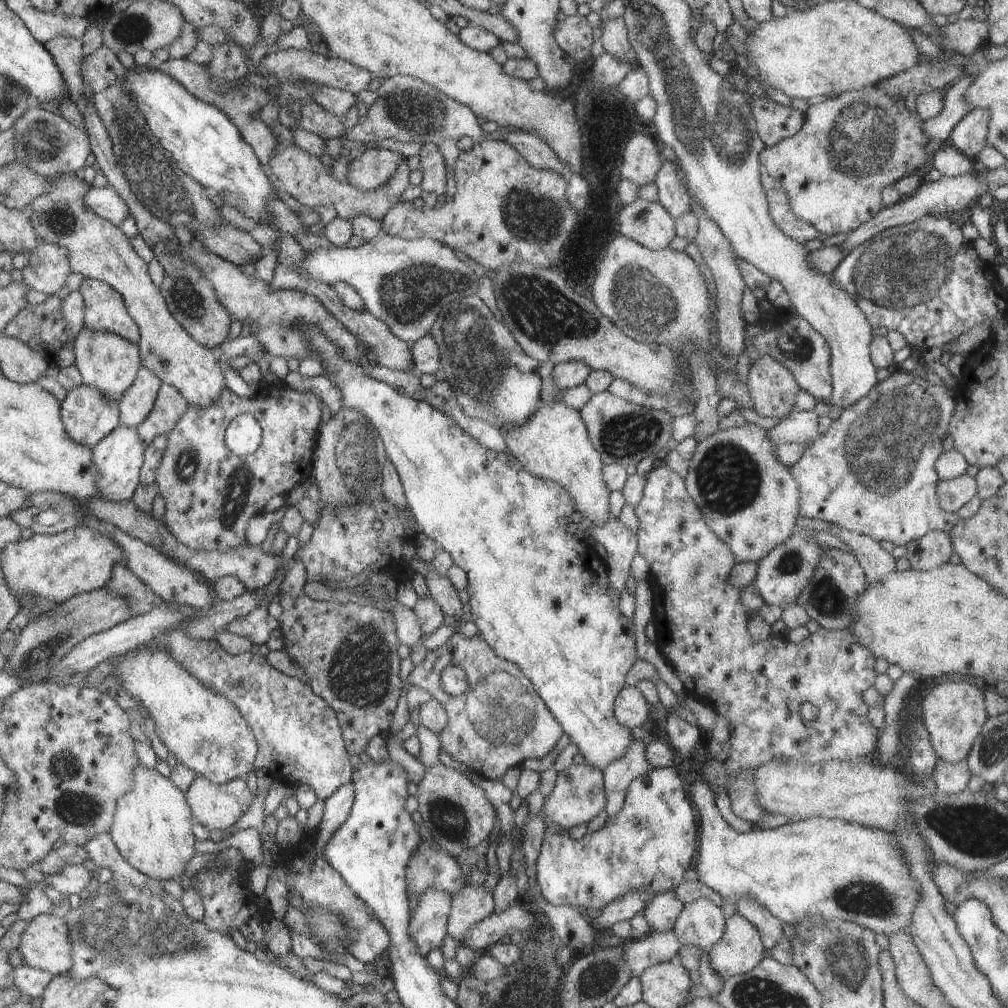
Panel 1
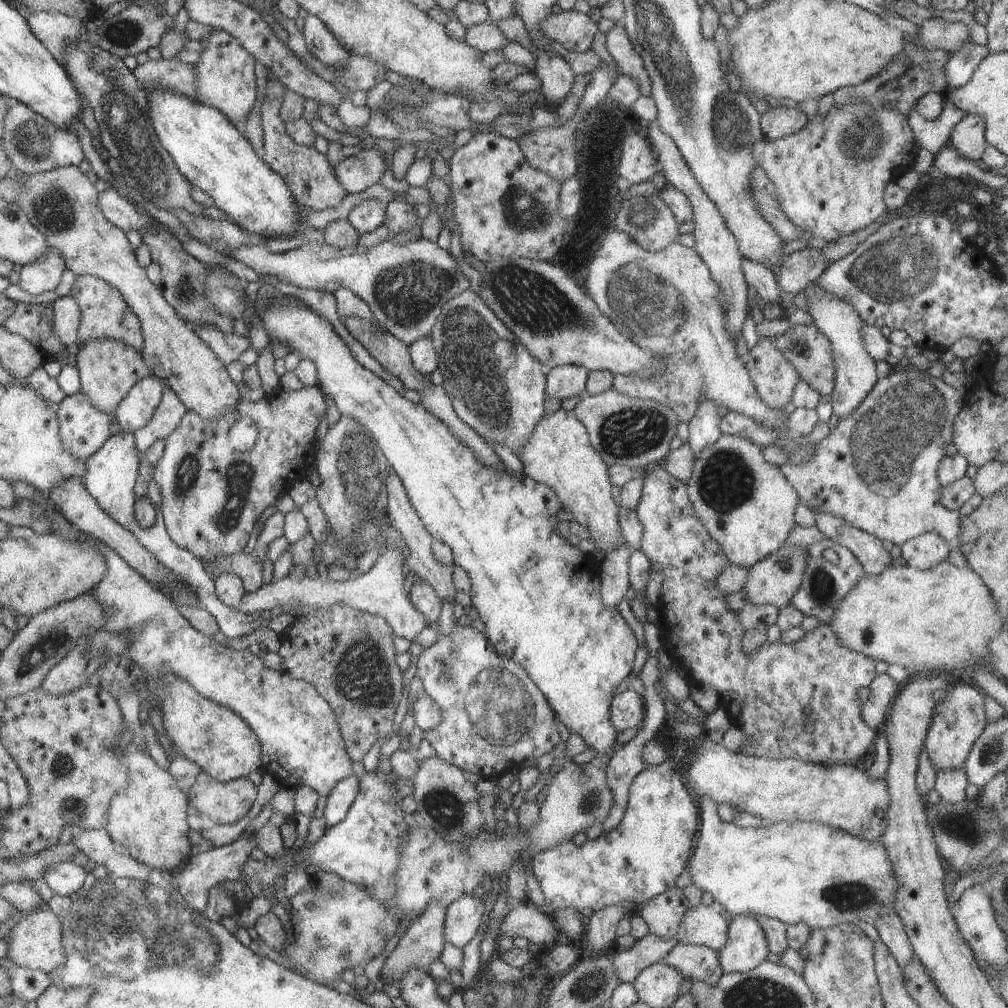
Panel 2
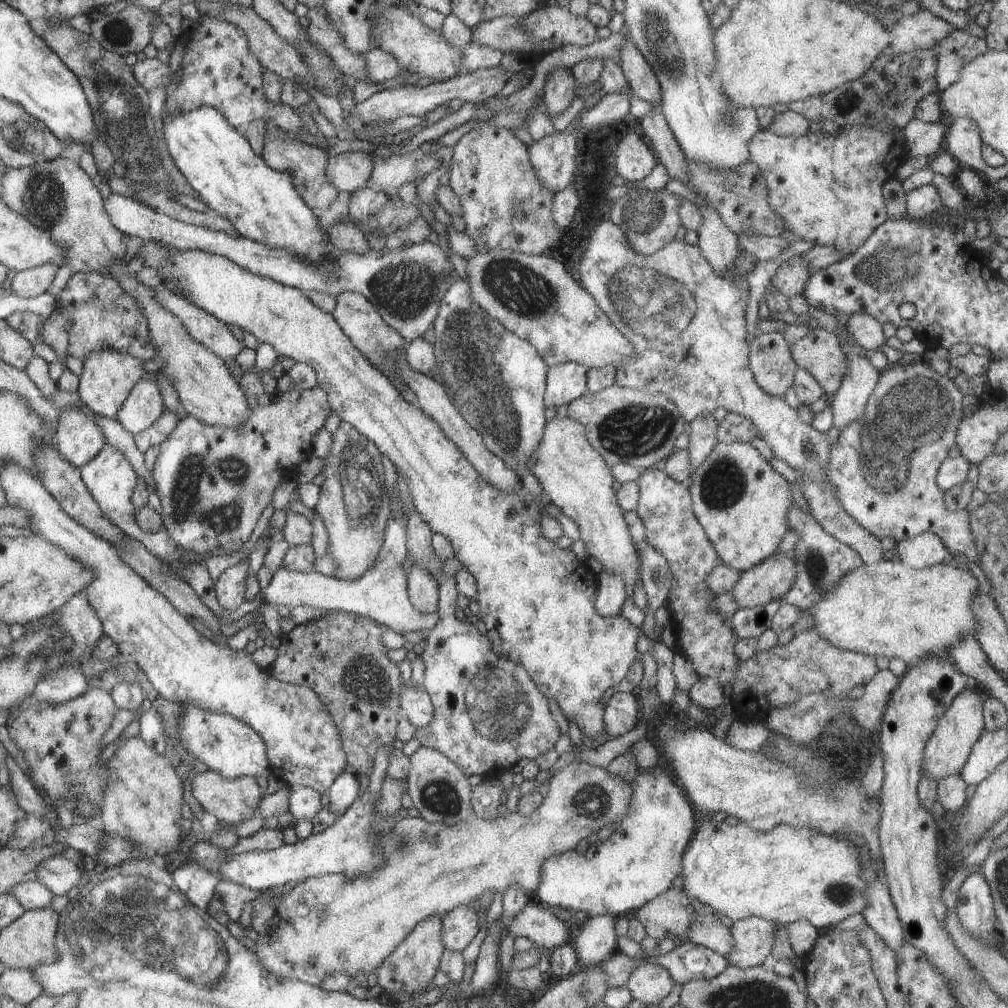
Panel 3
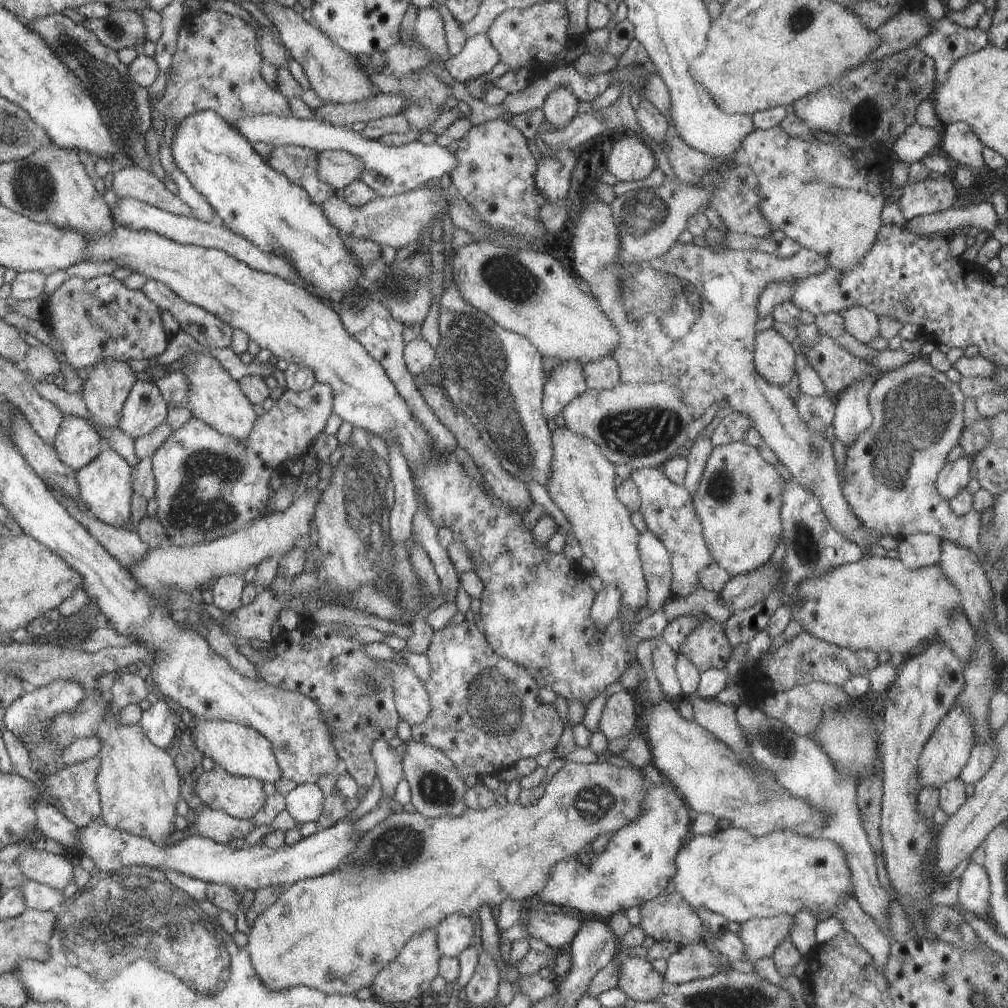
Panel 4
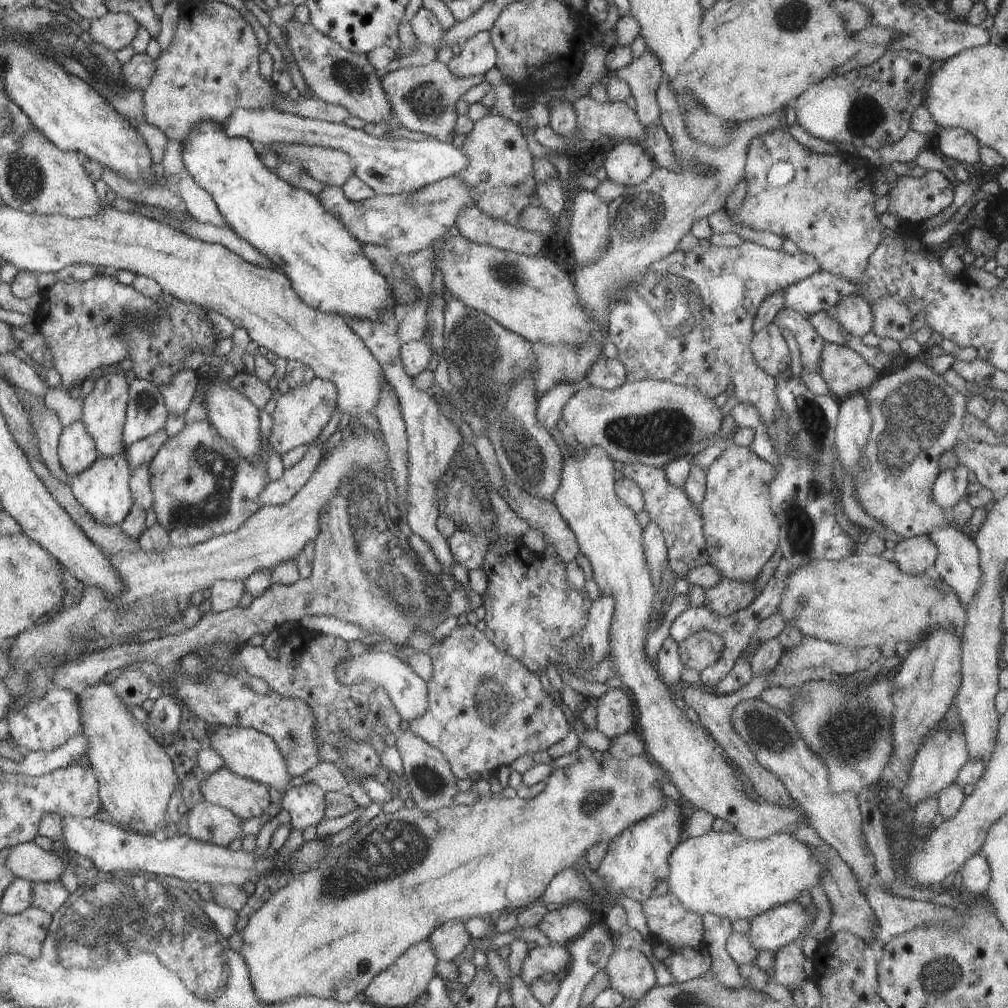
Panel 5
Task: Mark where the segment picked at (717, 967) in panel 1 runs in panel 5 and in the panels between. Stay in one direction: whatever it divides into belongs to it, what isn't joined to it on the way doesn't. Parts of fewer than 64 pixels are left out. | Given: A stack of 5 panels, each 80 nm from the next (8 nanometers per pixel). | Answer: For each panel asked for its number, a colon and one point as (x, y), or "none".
2: (746, 947)
3: (753, 937)
4: (760, 936)
5: (782, 925)

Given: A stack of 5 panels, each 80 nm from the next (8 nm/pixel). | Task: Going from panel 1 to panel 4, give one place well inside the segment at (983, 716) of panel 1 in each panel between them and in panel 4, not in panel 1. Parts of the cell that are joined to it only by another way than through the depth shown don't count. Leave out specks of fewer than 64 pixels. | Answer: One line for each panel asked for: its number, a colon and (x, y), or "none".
2: (960, 719)
3: (946, 752)
4: (945, 754)

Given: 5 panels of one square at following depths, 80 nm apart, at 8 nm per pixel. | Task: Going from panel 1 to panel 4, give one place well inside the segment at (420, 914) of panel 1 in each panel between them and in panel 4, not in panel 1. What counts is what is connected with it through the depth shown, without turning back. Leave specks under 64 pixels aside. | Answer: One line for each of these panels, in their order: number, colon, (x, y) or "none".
2: (423, 941)
3: (410, 968)
4: (410, 975)

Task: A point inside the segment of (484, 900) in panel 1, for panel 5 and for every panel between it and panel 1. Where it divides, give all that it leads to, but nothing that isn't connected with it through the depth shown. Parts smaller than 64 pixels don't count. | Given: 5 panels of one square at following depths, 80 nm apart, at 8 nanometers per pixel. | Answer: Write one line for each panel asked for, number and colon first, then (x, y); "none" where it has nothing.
2: (464, 916)
3: (459, 926)
4: (454, 934)
5: (449, 940)

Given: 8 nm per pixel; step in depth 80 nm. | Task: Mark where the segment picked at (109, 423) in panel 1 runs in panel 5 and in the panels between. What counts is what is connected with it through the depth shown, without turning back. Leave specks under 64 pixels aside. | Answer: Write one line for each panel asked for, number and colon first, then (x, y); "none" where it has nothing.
2: (83, 429)
3: (78, 439)
4: (77, 443)
5: (76, 450)

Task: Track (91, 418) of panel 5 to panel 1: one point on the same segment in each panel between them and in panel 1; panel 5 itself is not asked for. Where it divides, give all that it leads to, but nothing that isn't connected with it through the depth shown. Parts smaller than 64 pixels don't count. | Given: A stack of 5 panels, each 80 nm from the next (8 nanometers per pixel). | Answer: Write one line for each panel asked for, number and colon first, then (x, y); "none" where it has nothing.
1: (106, 361)
2: (108, 369)
3: (106, 377)
4: (106, 385)

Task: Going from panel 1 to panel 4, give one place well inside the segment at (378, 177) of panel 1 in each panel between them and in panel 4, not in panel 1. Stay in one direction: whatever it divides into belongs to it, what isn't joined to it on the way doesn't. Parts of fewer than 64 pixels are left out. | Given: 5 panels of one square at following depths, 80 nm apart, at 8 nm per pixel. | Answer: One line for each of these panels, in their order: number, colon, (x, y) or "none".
2: (357, 173)
3: (351, 171)
4: (338, 169)

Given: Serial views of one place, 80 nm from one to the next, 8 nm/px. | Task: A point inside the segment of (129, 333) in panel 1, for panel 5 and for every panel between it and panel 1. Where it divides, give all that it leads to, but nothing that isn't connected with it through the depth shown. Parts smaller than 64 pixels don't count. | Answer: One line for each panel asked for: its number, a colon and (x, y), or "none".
2: (104, 313)
3: (102, 315)
4: (101, 318)
5: (82, 321)

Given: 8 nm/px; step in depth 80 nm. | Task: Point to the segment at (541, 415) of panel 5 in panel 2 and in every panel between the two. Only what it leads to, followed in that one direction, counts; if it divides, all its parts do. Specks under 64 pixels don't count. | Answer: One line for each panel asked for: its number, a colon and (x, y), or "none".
2: (565, 381)
3: (566, 382)
4: (566, 381)

